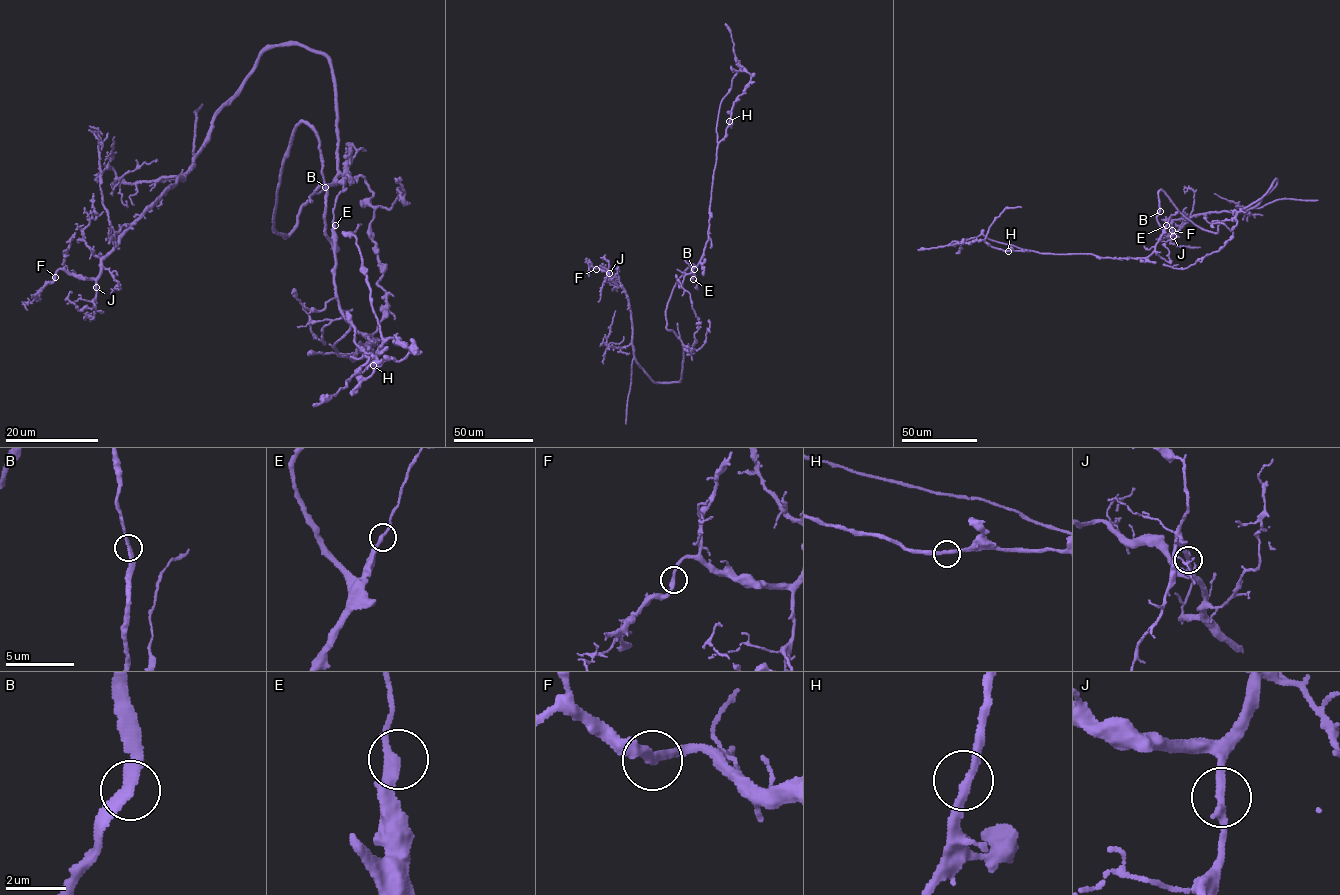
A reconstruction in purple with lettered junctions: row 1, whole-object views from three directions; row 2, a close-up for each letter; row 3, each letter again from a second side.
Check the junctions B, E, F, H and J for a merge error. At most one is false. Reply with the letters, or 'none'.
none

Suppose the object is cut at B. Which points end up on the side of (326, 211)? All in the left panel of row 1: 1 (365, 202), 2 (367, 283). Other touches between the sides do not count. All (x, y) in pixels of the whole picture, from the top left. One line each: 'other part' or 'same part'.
1: other part
2: same part

